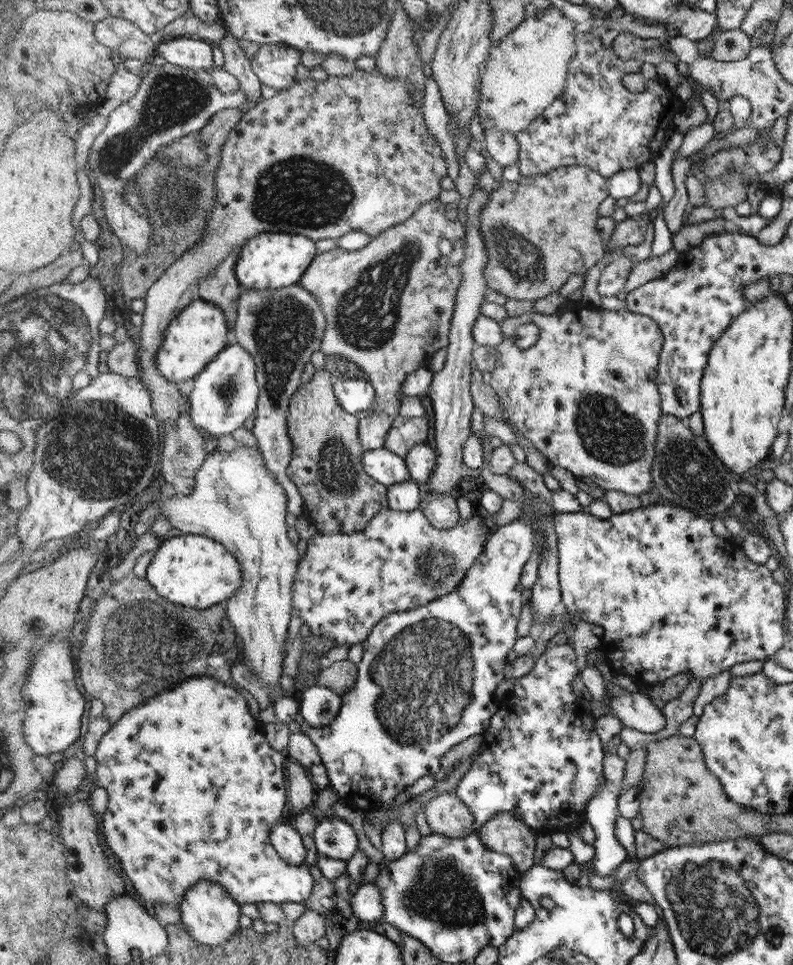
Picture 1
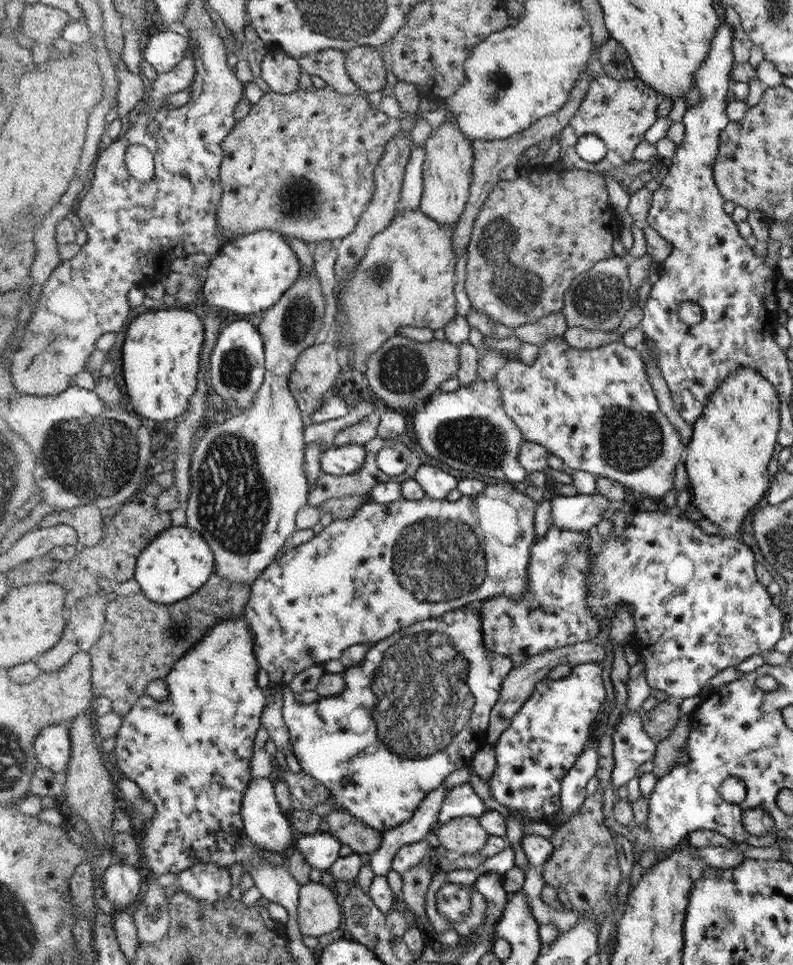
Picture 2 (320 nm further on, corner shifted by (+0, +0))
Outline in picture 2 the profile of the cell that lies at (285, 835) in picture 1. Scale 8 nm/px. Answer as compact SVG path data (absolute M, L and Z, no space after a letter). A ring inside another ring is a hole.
M266 777L256 778L255 781L252 781L248 786L248 790L246 790L246 794L244 794L242 817L247 834L252 842L265 850L286 854L286 848L290 848L292 842L294 842L294 832L292 832L288 820L282 818L279 801L274 794L274 789L272 788L272 782L266 780Z

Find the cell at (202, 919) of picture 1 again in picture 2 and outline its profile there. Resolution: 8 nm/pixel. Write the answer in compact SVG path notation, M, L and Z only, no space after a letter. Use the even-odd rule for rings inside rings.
M201 862L178 875L177 884L182 890L205 903L220 901L233 887L228 869L216 863Z

